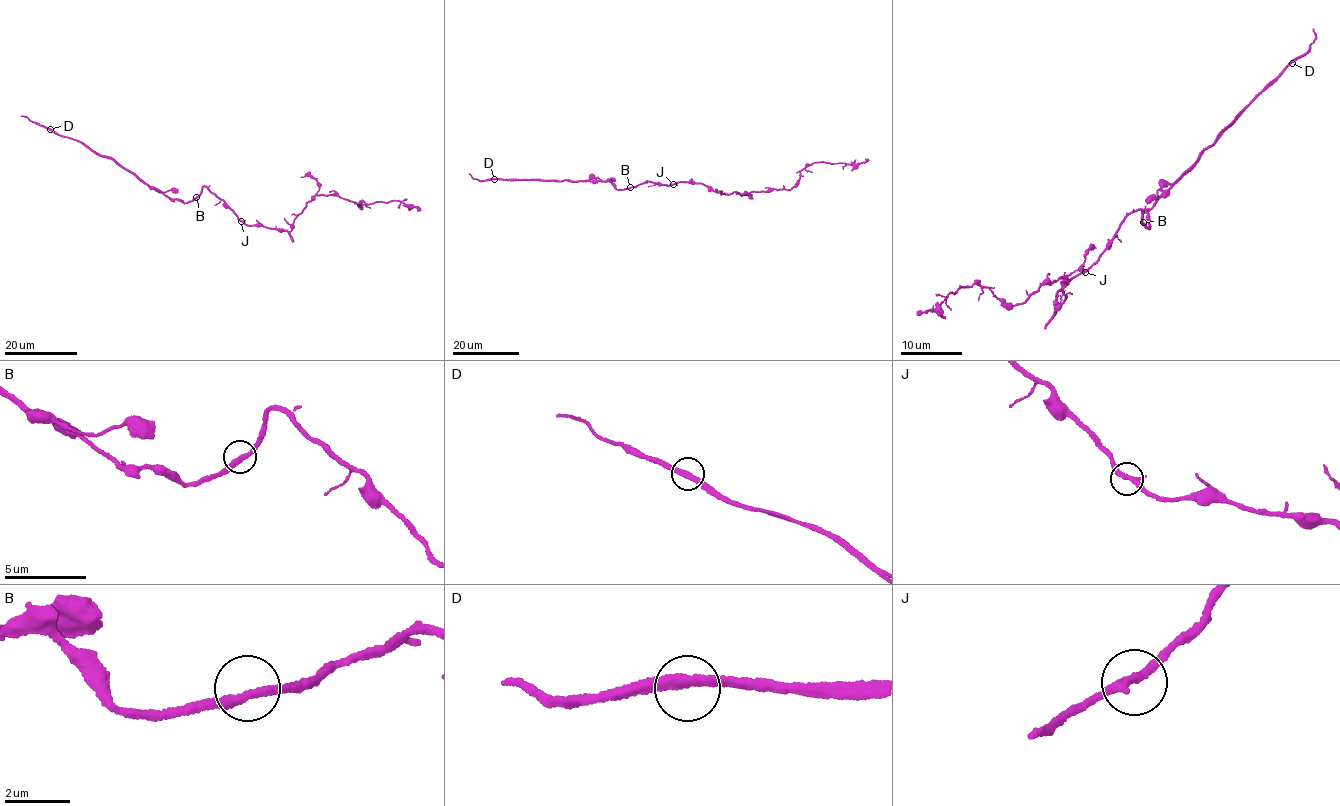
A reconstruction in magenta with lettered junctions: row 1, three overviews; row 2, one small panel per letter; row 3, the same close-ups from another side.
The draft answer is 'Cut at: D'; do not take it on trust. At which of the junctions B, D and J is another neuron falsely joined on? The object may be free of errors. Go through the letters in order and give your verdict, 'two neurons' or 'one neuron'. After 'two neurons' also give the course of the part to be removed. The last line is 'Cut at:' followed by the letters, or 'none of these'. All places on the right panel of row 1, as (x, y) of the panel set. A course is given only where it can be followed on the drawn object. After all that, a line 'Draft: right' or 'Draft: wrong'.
B: one neuron
D: two neurons; course (1292, 62), (1174, 182), (1157, 191), (1157, 197), (1146, 203)
J: one neuron
Cut at: D
Draft: right

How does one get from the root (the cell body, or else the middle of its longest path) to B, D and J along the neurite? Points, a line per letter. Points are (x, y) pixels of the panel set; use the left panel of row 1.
B: (229, 207), (203, 186), (196, 197)
D: (229, 207), (203, 186), (201, 193), (185, 203), (169, 199), (114, 160), (50, 128)
J: (229, 207), (241, 221)

